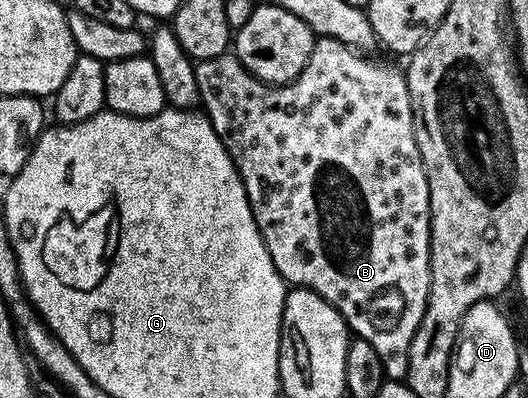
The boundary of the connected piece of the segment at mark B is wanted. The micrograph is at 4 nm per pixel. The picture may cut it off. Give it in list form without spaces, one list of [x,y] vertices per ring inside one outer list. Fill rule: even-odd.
[[[316,37],[306,68],[284,85],[259,81],[253,73],[246,71],[244,64],[231,52],[195,62],[196,78],[200,105],[216,134],[226,142],[228,153],[240,172],[252,214],[258,223],[258,231],[266,243],[266,251],[270,251],[270,259],[274,259],[274,267],[278,267],[289,286],[312,289],[322,295],[322,299],[329,301],[343,315],[349,330],[356,337],[366,339],[366,343],[370,343],[370,347],[380,353],[385,378],[404,381],[408,375],[410,339],[414,339],[414,331],[418,331],[418,323],[422,323],[422,311],[426,311],[426,299],[430,291],[430,187],[416,142],[407,76],[401,70],[399,73],[368,57],[371,56],[361,55],[333,37]]]

